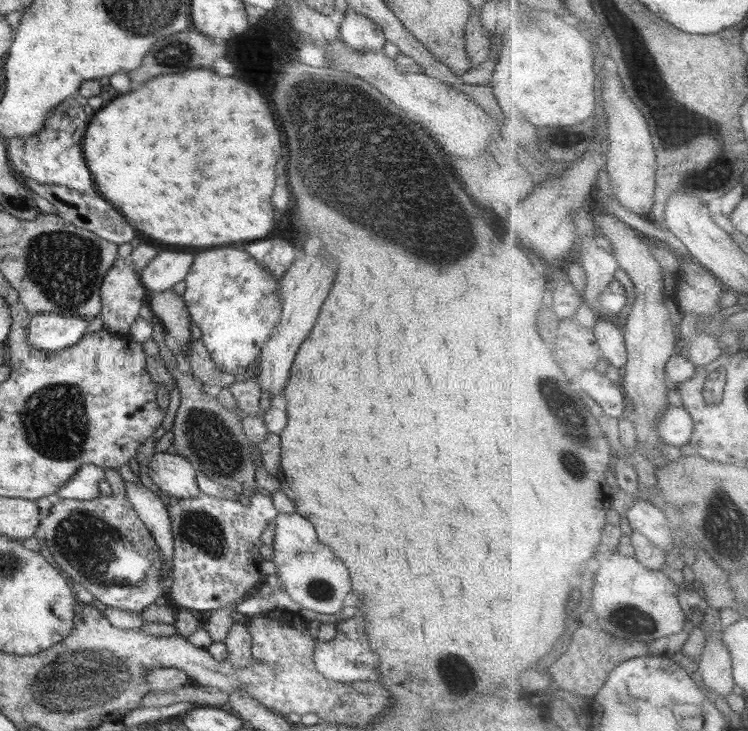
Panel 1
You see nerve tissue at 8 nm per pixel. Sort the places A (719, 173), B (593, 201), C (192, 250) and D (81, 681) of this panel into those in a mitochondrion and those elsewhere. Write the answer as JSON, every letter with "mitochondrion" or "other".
{"A":"mitochondrion","B":"other","C":"other","D":"mitochondrion"}

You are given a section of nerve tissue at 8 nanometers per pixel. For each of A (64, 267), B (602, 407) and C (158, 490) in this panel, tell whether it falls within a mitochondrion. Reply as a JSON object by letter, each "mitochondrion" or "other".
{"A":"mitochondrion","B":"other","C":"other"}

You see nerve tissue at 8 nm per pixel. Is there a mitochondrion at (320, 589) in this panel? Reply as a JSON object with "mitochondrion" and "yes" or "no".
{"mitochondrion":"yes"}

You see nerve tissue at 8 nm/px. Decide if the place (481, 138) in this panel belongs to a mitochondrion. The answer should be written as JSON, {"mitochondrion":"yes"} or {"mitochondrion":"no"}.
{"mitochondrion":"no"}

